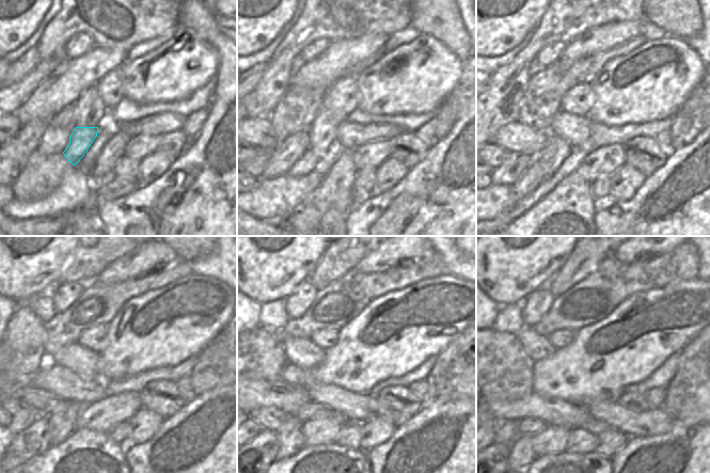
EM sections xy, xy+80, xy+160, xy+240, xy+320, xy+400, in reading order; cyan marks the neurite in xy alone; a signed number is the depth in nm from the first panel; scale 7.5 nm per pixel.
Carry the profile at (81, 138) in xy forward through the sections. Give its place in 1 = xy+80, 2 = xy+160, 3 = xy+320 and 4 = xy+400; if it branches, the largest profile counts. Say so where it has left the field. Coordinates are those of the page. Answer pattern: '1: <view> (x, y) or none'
1: xy+80 (306, 163)
2: xy+160 (533, 177)
3: xy+320 (261, 452)
4: xy+400 (498, 453)

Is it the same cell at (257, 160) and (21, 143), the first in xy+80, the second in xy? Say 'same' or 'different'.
same

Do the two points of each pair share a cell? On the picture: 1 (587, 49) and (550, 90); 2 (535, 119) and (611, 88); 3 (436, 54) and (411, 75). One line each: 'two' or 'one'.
1: two
2: two
3: one

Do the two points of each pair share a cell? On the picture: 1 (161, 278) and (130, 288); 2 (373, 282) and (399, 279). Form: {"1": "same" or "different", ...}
{"1": "same", "2": "same"}

